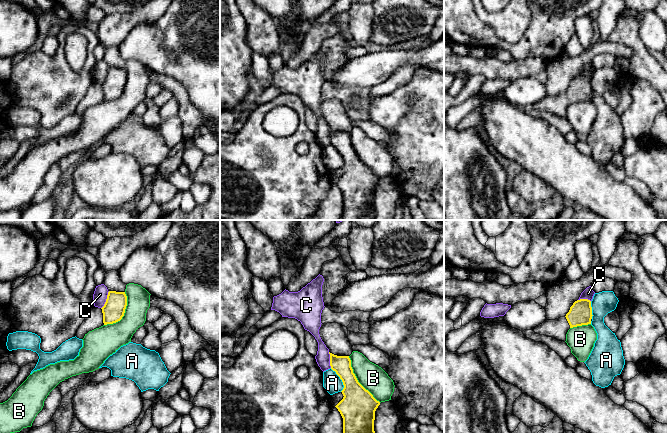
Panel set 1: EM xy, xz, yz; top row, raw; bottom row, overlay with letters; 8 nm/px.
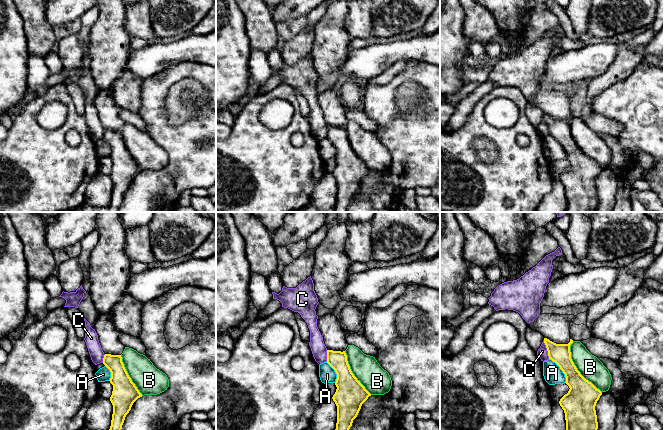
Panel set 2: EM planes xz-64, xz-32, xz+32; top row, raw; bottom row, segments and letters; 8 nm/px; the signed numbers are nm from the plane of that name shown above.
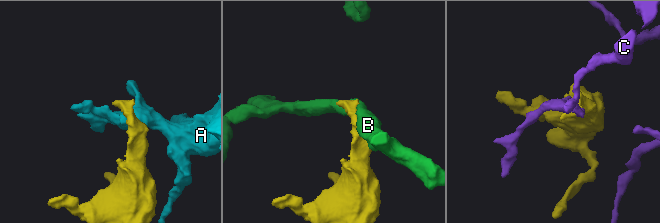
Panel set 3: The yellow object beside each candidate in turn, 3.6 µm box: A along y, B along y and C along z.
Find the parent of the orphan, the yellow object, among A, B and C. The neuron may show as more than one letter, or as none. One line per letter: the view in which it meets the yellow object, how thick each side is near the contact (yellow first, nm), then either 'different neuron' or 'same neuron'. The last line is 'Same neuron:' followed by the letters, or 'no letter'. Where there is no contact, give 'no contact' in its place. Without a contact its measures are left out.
A: xz | 260/150 nm | different neuron
B: xz | 280/220 nm | different neuron
C: xy | 180/110 nm | different neuron
Same neuron: no letter

